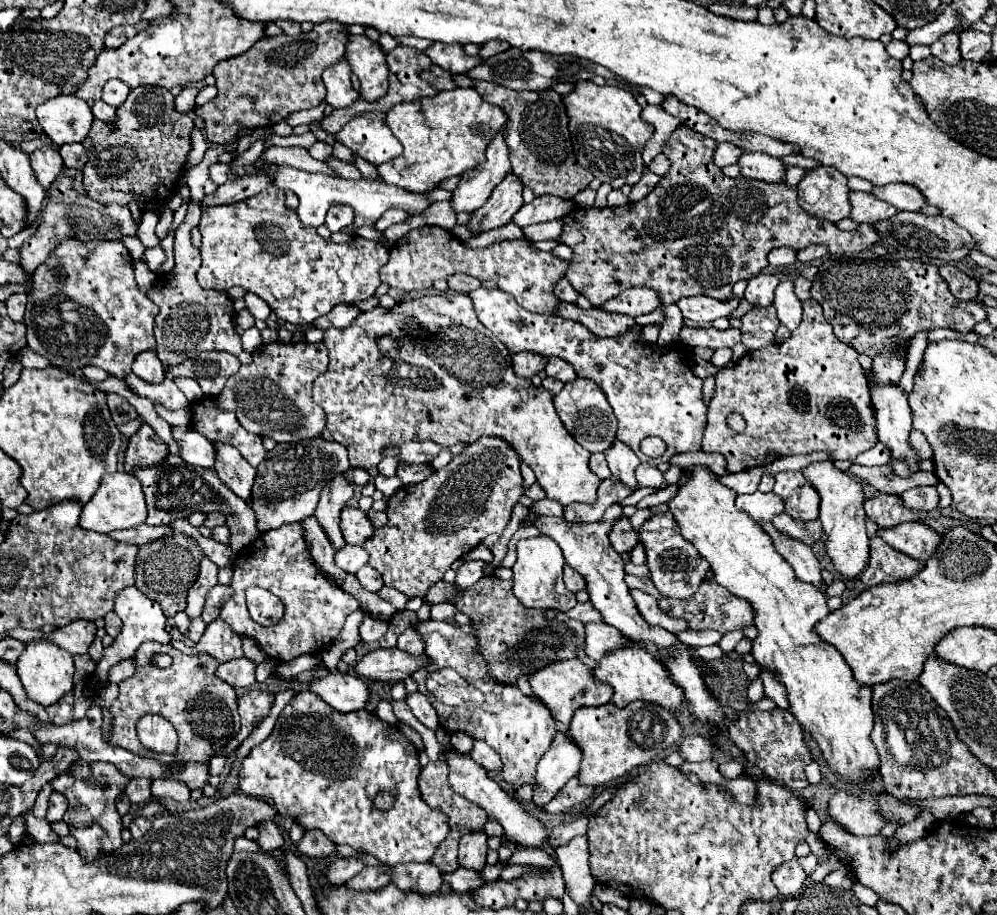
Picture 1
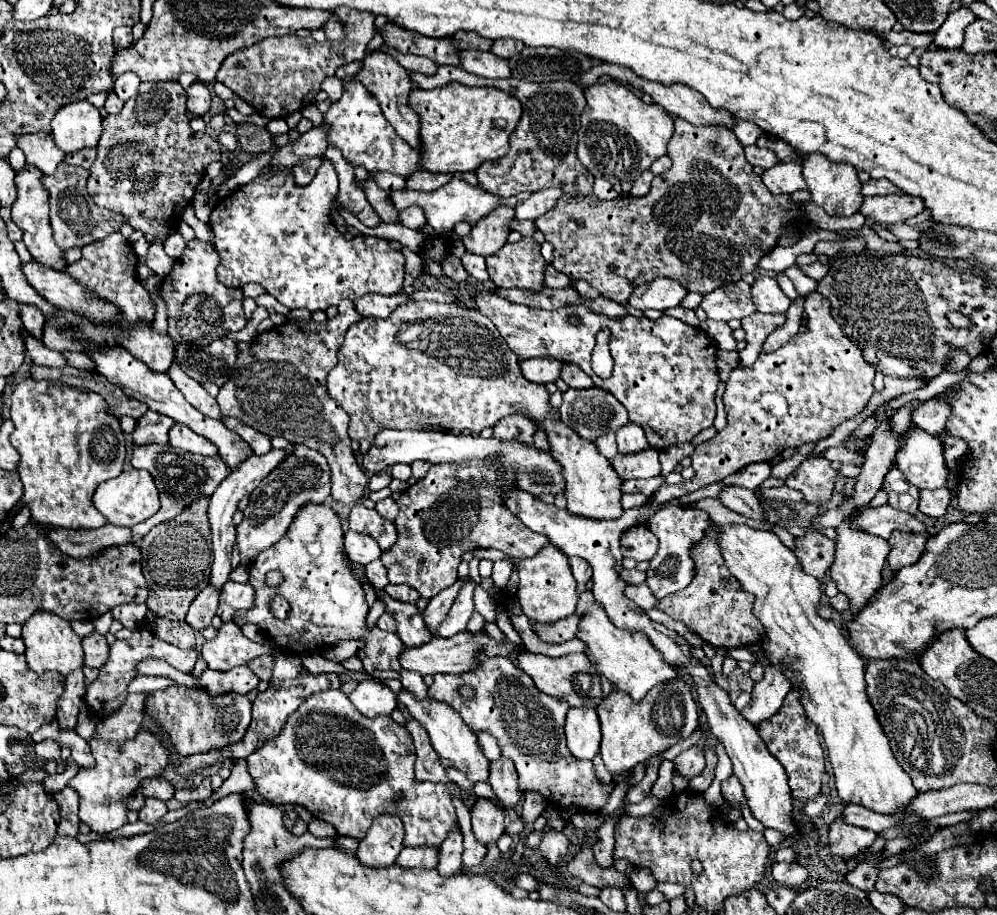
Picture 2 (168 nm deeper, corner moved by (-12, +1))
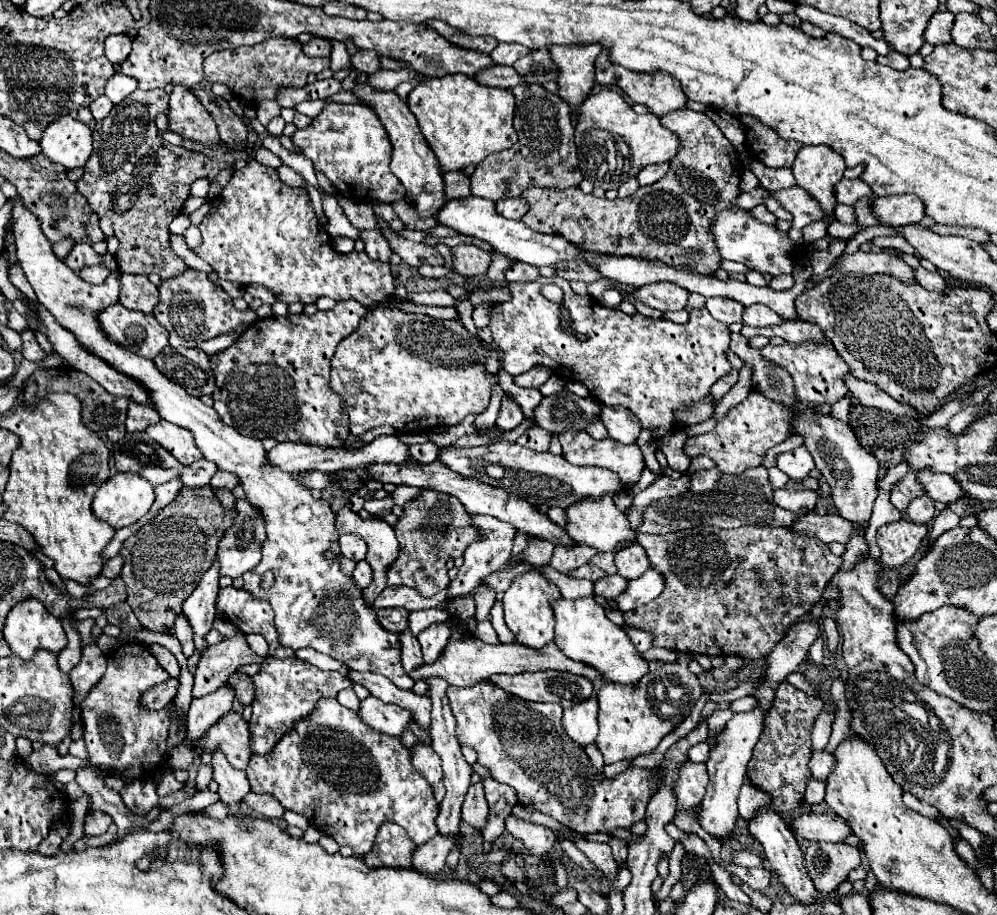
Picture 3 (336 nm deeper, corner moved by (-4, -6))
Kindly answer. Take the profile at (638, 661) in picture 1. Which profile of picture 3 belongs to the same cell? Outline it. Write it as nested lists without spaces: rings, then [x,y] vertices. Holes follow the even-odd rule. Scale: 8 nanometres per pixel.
[[[578,598],[578,600],[556,600],[552,604],[556,614],[556,638],[554,644],[572,660],[592,666],[600,672],[604,682],[634,686],[638,688],[640,678],[648,674],[648,662],[638,654],[632,640],[626,636],[622,628],[608,620],[604,608],[594,598]]]

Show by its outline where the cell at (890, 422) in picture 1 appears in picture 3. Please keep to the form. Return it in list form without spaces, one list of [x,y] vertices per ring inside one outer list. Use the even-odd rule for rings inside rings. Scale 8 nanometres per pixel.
[[[930,468],[914,470],[914,474],[916,474],[916,482],[922,486],[926,496],[930,496],[932,500],[950,504],[950,502],[956,502],[958,498],[964,496],[962,488],[948,474],[936,474]]]

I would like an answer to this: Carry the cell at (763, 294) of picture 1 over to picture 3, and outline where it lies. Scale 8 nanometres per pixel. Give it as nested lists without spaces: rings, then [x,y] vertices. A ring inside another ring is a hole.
[[[752,304],[744,308],[744,324],[748,326],[776,326],[780,322],[782,318],[764,304]]]

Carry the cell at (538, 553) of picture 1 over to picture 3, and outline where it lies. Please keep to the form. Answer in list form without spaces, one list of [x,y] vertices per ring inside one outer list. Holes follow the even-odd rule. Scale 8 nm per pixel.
[[[530,570],[522,576],[516,576],[512,586],[504,592],[504,620],[514,632],[516,640],[528,648],[542,648],[554,640],[554,612],[552,602],[560,598],[560,590],[552,584],[540,570]]]

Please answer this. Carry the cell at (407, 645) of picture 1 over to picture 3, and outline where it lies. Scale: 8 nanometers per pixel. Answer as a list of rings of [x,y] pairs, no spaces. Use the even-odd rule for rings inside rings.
[[[472,516],[476,522],[476,528],[480,528],[480,532],[484,532],[484,540],[470,544],[464,552],[464,564],[458,570],[458,576],[450,582],[448,586],[448,600],[460,598],[460,596],[468,596],[474,588],[478,588],[480,580],[492,572],[496,572],[498,568],[506,566],[506,562],[510,560],[510,552],[512,552],[512,542],[514,542],[514,534],[516,528],[508,526],[508,524],[500,524],[500,520],[492,520],[490,516]]]

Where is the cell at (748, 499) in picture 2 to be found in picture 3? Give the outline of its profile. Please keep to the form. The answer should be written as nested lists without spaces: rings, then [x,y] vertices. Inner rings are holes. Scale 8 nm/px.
[[[710,468],[710,470],[700,470],[700,472],[694,472],[690,474],[690,484],[692,484],[692,492],[696,494],[706,494],[710,492],[716,482],[720,480],[720,472],[716,472],[716,468]]]

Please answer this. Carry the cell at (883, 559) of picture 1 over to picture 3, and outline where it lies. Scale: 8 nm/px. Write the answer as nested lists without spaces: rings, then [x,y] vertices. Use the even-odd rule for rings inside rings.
[[[906,518],[880,526],[876,532],[876,542],[882,550],[880,556],[882,566],[896,568],[906,564],[916,554],[926,534],[928,534],[926,526],[914,524]]]

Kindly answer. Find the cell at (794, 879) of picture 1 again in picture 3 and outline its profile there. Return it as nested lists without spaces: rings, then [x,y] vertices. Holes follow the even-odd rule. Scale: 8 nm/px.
[[[730,866],[730,872],[736,874],[744,884],[748,884],[754,890],[764,890],[770,884],[772,874],[764,868],[742,868],[742,866]]]

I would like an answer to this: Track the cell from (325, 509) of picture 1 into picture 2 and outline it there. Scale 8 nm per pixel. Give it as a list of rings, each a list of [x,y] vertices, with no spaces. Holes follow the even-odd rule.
[[[340,301],[338,315],[322,323],[312,319],[286,319],[266,333],[258,333],[248,349],[238,351],[240,357],[236,359],[236,369],[216,397],[222,417],[236,417],[260,433],[270,437],[278,435],[294,445],[300,443],[324,453],[330,465],[332,497],[348,505],[360,503],[366,493],[368,477],[356,463],[350,445],[350,417],[328,395],[326,377],[338,363],[338,349],[344,343],[348,327],[356,321],[360,321],[360,313],[356,313],[354,301]]]

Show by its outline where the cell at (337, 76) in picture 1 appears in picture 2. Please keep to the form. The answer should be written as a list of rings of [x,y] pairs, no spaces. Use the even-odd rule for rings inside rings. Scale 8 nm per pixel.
[[[360,81],[344,83],[342,97],[330,105],[330,111],[324,113],[324,123],[328,125],[328,145],[338,147],[342,157],[354,167],[366,167],[372,171],[388,171],[402,177],[410,177],[416,171],[416,161],[420,161],[420,153],[416,153],[404,139],[396,135],[392,125],[384,119],[378,101],[368,93],[368,89]]]

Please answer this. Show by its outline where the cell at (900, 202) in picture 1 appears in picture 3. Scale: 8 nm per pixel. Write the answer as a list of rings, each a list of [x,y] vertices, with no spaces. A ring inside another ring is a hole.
[[[844,178],[840,184],[836,184],[836,198],[840,204],[854,206],[858,200],[870,198],[870,196],[872,196],[872,188],[862,180],[846,180]]]

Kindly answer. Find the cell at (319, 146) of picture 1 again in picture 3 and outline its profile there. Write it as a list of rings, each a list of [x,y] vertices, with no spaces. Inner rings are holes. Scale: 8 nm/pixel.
[[[250,158],[248,166],[238,170],[228,186],[212,198],[212,208],[204,216],[200,224],[202,232],[202,246],[196,248],[196,254],[204,258],[222,280],[236,282],[240,286],[248,284],[262,284],[266,286],[280,302],[294,304],[300,302],[304,306],[316,304],[318,298],[328,296],[334,300],[358,300],[364,306],[370,306],[380,300],[388,300],[396,286],[392,278],[392,270],[388,262],[370,260],[366,252],[350,252],[340,254],[334,250],[329,234],[318,224],[314,208],[310,204],[308,190],[304,188],[290,188],[280,182],[278,172],[256,162]]]

